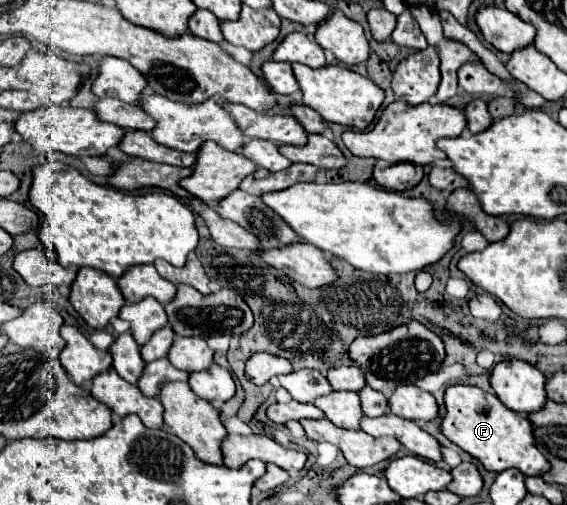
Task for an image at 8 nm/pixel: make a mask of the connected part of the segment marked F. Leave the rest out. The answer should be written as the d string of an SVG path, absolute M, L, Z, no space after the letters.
M453 384L445 390L445 416L441 420L441 432L461 450L477 458L489 472L517 468L525 476L539 476L551 468L545 456L533 446L533 424L523 414L507 410L495 394L483 392L477 386Z

